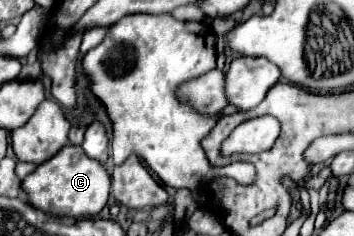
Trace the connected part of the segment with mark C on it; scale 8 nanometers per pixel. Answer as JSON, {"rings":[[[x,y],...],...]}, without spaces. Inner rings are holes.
{"rings":[[[65,145],[47,163],[39,165],[31,175],[27,175],[23,187],[29,195],[29,203],[35,209],[55,217],[91,217],[107,205],[111,193],[111,175],[105,163],[89,159],[81,147]]]}

